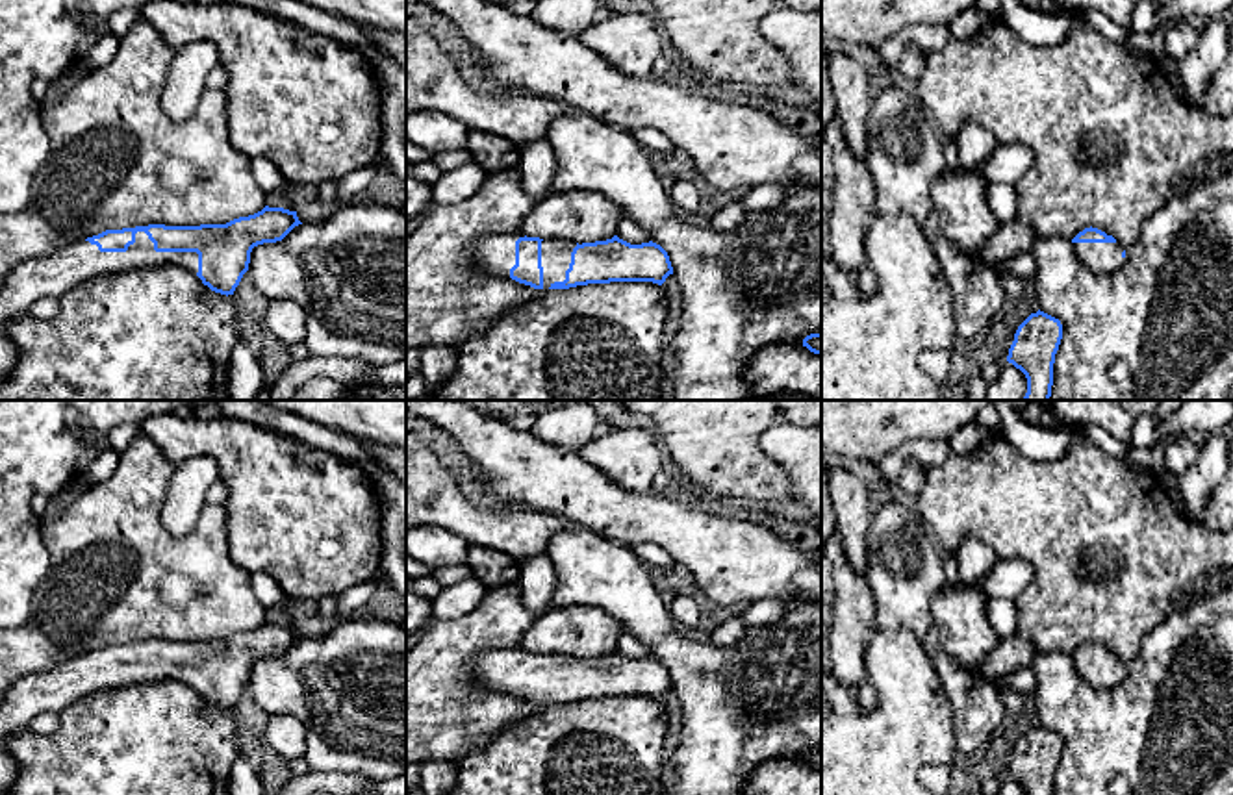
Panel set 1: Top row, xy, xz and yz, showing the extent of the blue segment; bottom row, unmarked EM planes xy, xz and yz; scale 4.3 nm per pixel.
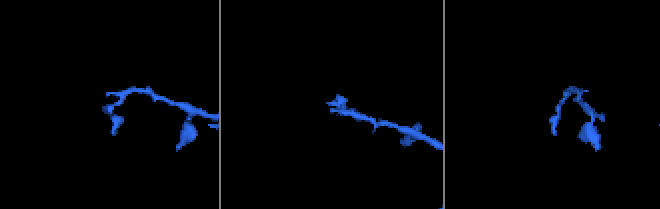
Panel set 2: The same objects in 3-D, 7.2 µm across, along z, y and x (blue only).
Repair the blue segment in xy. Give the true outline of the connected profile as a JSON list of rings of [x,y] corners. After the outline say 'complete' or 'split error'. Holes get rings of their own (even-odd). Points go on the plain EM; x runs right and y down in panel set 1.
[[[265,621],[226,639],[106,645],[15,682],[0,700],[0,739],[89,693],[165,678],[195,688],[215,708],[234,710],[248,686],[252,663],[282,656],[299,639],[297,626]]]; split error

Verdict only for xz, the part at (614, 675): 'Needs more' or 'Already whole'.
Needs more

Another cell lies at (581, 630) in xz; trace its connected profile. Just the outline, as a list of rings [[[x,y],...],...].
[[[569,604],[540,613],[527,628],[519,649],[578,660],[606,656],[616,650],[623,630],[617,619],[597,606]]]

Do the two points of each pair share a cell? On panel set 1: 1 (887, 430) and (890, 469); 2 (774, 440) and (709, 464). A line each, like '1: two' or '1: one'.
1: two
2: two

